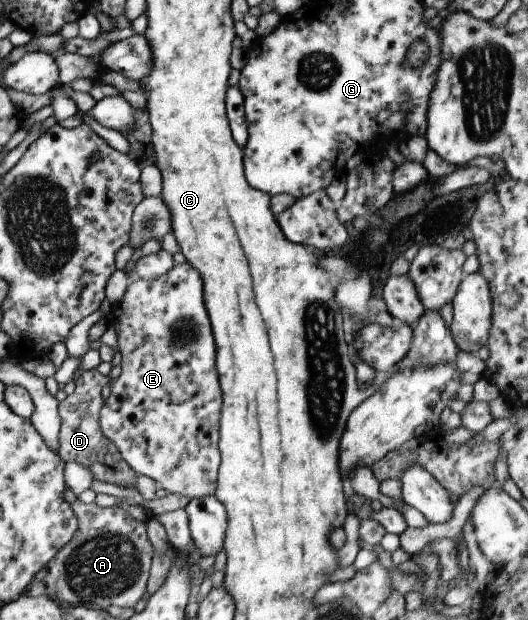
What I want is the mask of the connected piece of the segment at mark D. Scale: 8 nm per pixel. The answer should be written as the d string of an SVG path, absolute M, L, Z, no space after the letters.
M92 369L82 372L80 377L70 384L66 398L62 399L58 407L60 426L57 453L64 464L73 462L88 469L94 480L132 488L137 474L121 459L115 446L104 438L99 429L99 412L103 405L102 387L108 380L108 377Z

